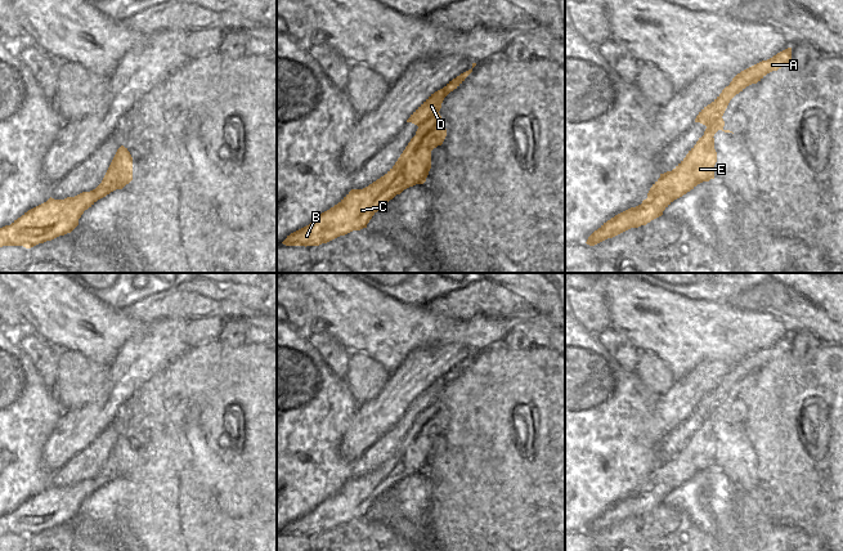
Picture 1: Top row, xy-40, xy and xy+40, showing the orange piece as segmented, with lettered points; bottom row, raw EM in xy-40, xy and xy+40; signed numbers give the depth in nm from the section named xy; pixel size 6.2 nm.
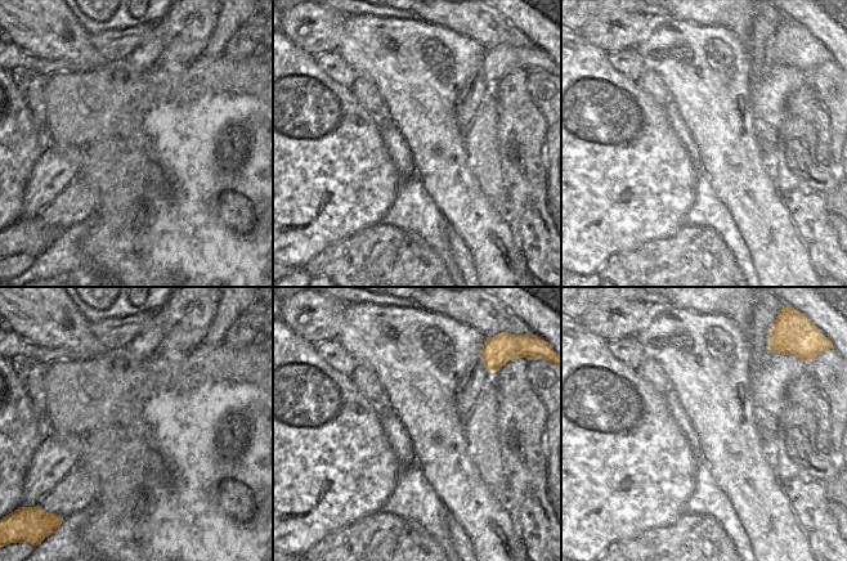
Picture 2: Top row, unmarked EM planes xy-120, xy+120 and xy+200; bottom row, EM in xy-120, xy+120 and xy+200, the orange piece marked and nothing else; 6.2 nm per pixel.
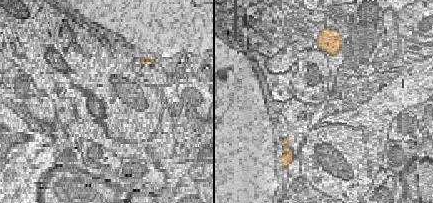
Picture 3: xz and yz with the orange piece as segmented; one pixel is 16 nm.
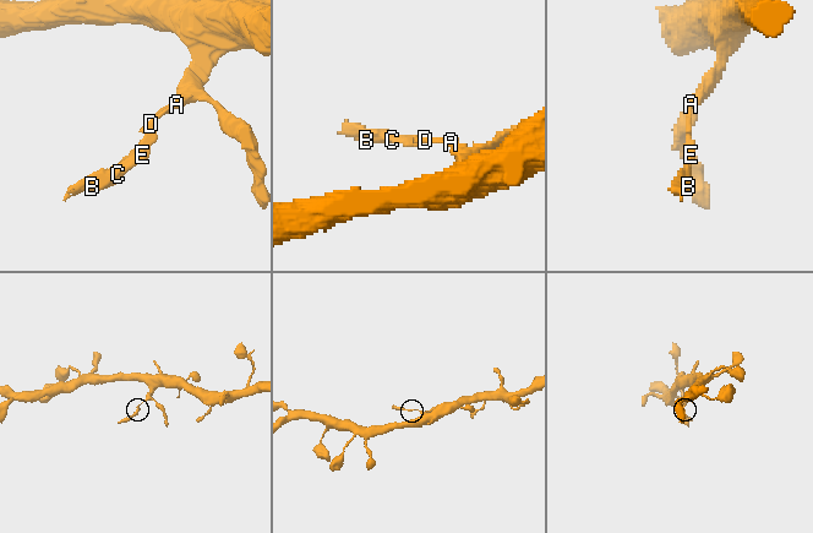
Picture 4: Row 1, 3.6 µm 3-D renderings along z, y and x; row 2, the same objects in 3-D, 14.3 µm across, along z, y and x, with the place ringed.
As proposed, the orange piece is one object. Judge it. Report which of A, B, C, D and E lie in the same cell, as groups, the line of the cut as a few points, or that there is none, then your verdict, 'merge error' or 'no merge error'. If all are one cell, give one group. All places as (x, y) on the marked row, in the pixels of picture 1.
groups A D / B C E; cut xy (416, 134), (424, 135), (431, 149); merge error

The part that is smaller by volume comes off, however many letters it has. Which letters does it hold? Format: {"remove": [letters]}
{"remove": ["B", "C", "E"]}

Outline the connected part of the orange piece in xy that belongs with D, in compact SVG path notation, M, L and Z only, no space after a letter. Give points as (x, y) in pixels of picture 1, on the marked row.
M472 68L461 73L449 81L443 89L431 94L407 120L407 122L418 126L416 135L422 135L429 139L429 147L431 151L438 145L441 145L447 136L444 121L439 113L444 98L457 89L471 72Z

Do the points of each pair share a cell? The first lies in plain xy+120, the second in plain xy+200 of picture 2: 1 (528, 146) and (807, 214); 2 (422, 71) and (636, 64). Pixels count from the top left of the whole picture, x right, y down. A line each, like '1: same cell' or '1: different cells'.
1: same cell
2: different cells

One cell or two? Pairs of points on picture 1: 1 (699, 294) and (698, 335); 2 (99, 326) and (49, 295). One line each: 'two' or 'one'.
1: two
2: one

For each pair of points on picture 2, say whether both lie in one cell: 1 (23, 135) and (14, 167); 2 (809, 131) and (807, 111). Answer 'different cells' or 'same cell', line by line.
1: same cell
2: different cells

